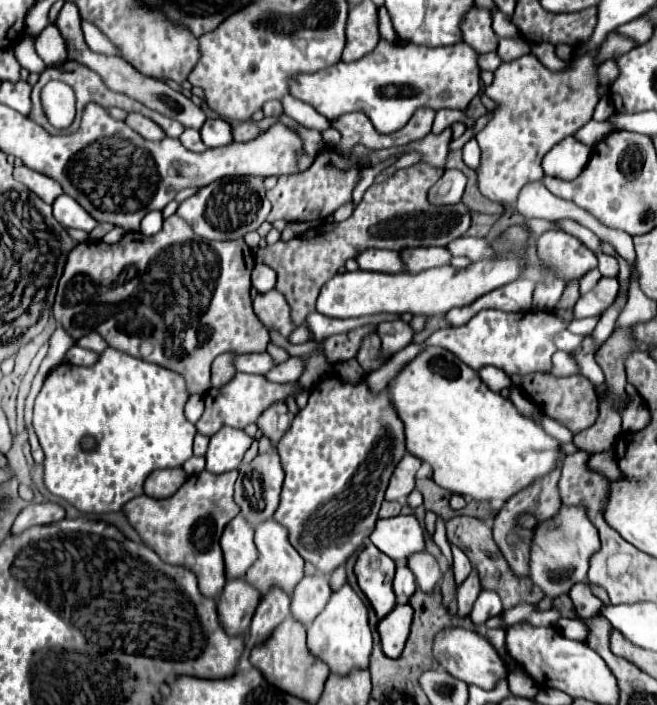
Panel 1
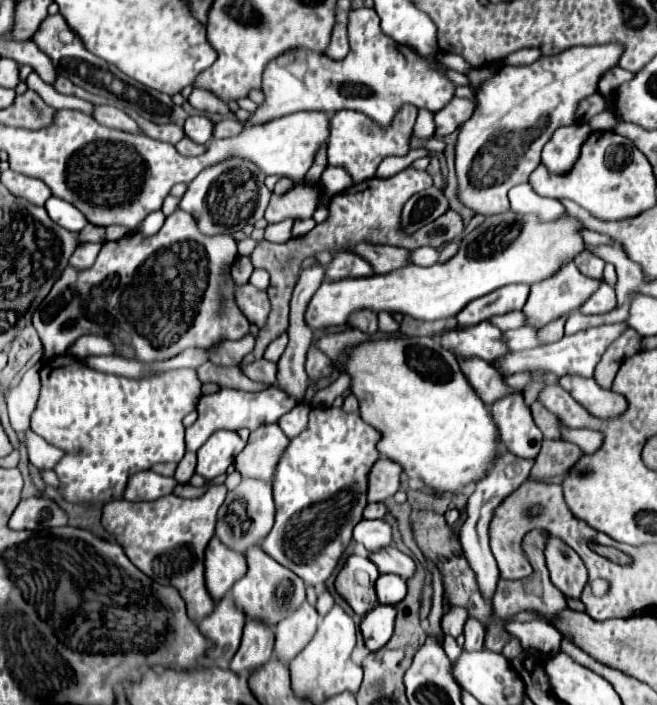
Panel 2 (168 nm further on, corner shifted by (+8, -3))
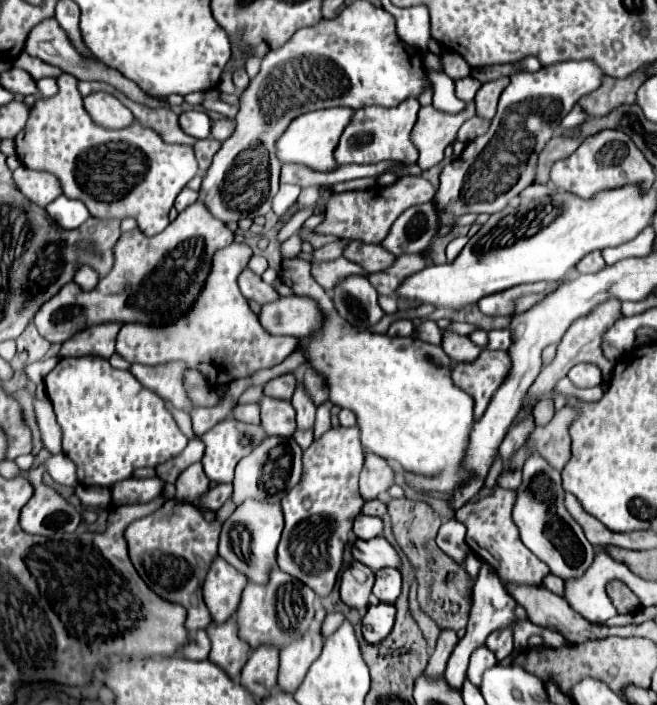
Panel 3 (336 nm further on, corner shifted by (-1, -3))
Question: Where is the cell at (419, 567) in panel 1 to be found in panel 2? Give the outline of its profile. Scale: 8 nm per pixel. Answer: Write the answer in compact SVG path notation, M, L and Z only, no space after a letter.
M384 547L384 551L376 551L376 553L368 553L368 557L372 557L372 563L376 563L380 573L396 573L402 579L408 579L414 575L414 561L406 555L400 553L396 547Z

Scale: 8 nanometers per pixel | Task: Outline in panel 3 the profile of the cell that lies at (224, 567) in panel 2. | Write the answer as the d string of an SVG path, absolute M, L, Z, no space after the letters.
M221 557L213 559L203 591L205 603L209 611L213 611L215 623L221 623L221 619L227 619L229 615L235 613L241 599L241 591L245 589L247 581L249 579L225 559Z

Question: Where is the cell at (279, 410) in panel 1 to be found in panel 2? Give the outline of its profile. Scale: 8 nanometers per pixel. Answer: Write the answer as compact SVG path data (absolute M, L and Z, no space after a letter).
M276 423L262 425L250 433L246 447L236 455L234 467L242 479L260 479L270 483L276 463L288 443L288 437Z

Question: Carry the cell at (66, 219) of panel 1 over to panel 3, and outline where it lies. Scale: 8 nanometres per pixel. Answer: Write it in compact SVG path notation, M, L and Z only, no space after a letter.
M59 195L53 203L49 203L47 213L65 229L77 229L91 217L85 203L67 199L65 195Z

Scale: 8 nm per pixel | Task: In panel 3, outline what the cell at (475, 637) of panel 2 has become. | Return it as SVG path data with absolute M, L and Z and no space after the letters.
M485 645L477 647L473 653L471 653L471 659L469 659L469 669L467 669L467 677L471 683L479 685L481 683L481 671L485 671L485 667L491 667L493 663L497 663L493 651Z

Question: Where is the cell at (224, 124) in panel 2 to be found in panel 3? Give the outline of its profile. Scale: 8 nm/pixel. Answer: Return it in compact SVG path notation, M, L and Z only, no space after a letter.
M219 119L211 127L211 137L223 143L225 139L229 139L229 135L233 135L233 131L235 131L235 121L233 119Z

